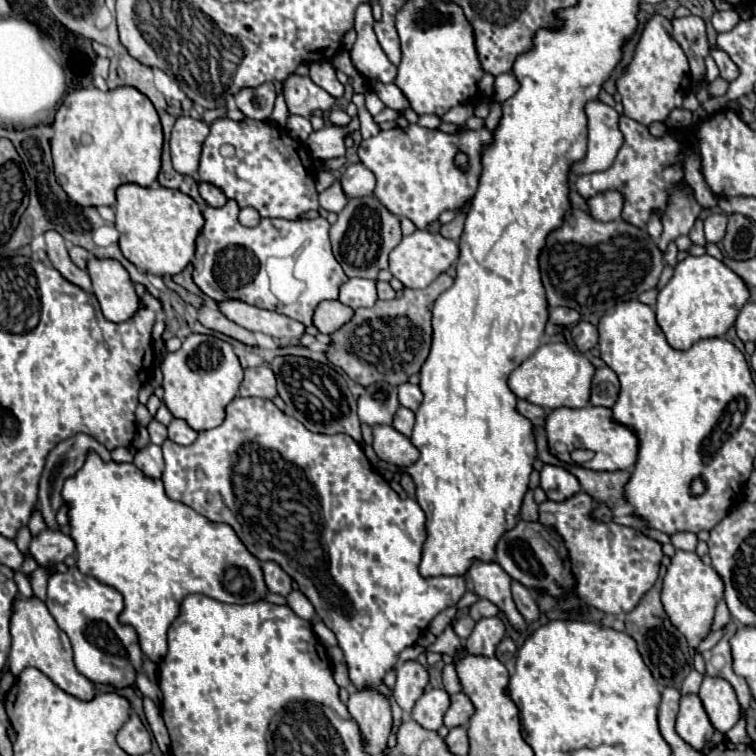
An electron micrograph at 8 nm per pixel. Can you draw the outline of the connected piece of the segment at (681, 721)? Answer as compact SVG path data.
M689 694L681 698L675 730L695 750L703 750L703 746L711 740L715 728L711 726L707 712L703 710L703 704L697 694Z

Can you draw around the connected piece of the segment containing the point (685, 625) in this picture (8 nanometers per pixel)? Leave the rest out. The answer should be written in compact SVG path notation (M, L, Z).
M677 550L671 556L671 562L667 566L667 574L663 578L663 592L661 602L675 626L685 634L691 648L697 648L699 642L709 634L709 626L713 622L715 606L719 600L723 600L723 580L713 570L713 566L705 566L697 552L685 552Z

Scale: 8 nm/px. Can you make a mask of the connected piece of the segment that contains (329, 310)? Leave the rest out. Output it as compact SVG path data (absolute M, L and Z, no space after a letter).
M323 300L313 314L313 324L319 332L331 334L339 330L339 326L347 324L351 320L353 310L349 306L343 306L339 300Z

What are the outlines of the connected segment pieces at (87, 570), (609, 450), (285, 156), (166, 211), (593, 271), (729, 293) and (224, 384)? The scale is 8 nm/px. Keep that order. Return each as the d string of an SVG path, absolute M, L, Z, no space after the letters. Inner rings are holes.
M89 450L83 468L65 480L61 496L69 508L69 536L75 542L75 564L79 572L93 576L123 594L125 608L119 614L119 620L121 624L135 628L143 654L153 662L161 662L165 658L167 630L179 616L179 606L187 594L199 592L229 604L249 604L265 598L267 586L263 582L261 564L253 554L249 554L235 530L227 524L211 522L189 506L167 498L163 482L159 478L145 476L135 464L119 464L113 460L105 462L97 452Z
M585 406L585 408L555 408L547 416L547 438L549 446L561 442L567 446L569 452L575 448L587 448L595 452L595 458L585 462L585 468L591 470L631 470L637 462L639 452L639 438L637 434L619 422L611 418L611 408L597 408L597 406Z
M215 120L211 124L207 140L203 142L199 176L205 182L219 186L225 196L237 200L241 208L255 208L263 218L297 220L299 214L319 208L315 190L315 170L311 170L307 146L301 140L297 142L295 138L291 138L287 130L271 126L267 120ZM223 144L231 144L235 148L235 154L231 158L221 156L219 148Z
M121 184L117 188L115 212L115 226L121 234L121 252L129 262L139 266L139 270L157 276L175 276L191 262L195 240L205 224L205 218L191 196L163 186L143 188L139 184Z
M571 208L565 214L563 226L547 236L547 244L539 256L539 264L541 264L541 276L543 276L543 286L547 290L549 306L551 308L567 306L577 310L581 316L589 316L589 314L607 314L619 302L635 300L645 290L655 288L663 270L663 254L645 230L631 226L629 222L623 220L599 222L591 218L587 212Z
M709 254L687 256L675 266L675 274L669 284L659 290L655 312L667 342L677 350L687 350L701 338L725 336L725 332L735 324L747 300L747 284L721 260Z
M189 334L177 352L165 354L161 372L165 388L163 402L175 418L187 420L187 424L197 432L215 428L223 422L225 406L237 396L243 380L243 368L233 346L209 334Z

